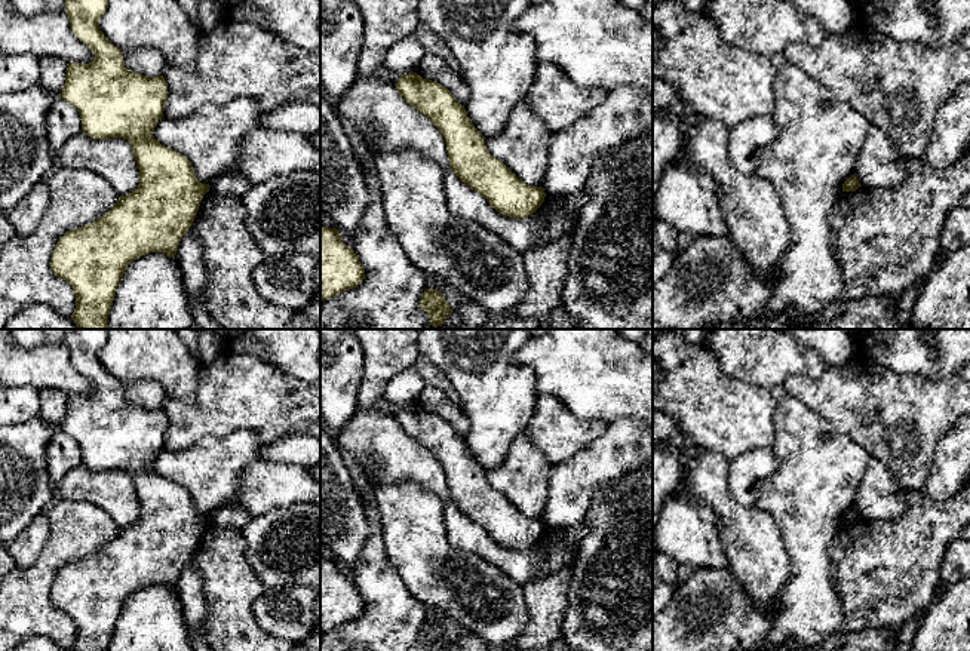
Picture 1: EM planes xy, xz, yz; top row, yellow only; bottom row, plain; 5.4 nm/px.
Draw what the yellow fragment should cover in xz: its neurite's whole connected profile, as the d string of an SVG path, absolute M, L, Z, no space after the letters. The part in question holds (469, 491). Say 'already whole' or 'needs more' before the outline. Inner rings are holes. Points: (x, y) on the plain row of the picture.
already whole; M417 405L402 406L395 418L411 439L441 463L451 503L482 526L491 540L510 550L525 550L541 538L544 522L527 518L489 486L485 469L445 418Z

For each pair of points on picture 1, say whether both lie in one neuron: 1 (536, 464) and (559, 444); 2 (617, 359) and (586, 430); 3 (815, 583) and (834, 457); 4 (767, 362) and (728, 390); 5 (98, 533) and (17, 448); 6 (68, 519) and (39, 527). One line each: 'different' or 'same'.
1: different
2: different
3: same
4: different
5: different
6: different

